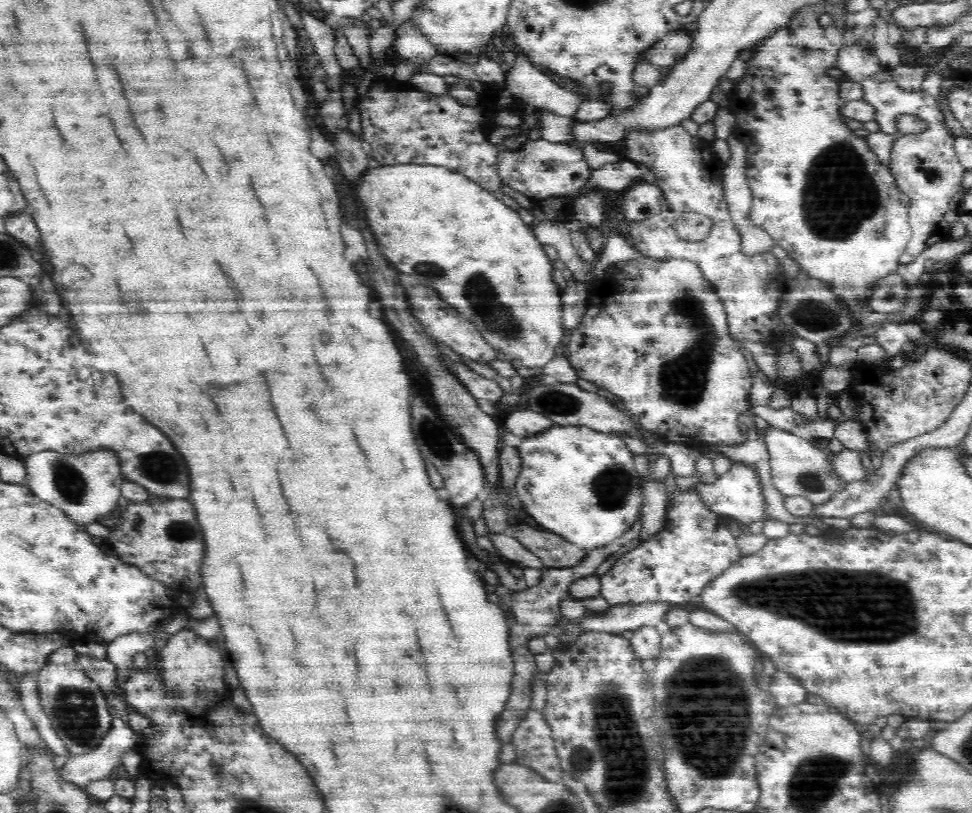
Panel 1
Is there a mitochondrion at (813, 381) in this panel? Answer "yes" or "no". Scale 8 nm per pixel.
no

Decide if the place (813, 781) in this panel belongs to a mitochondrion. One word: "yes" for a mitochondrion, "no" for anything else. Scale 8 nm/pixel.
yes

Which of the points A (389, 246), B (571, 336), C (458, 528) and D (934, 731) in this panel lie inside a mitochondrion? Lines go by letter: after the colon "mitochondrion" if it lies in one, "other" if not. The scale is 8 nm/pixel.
A: other
B: other
C: other
D: other

